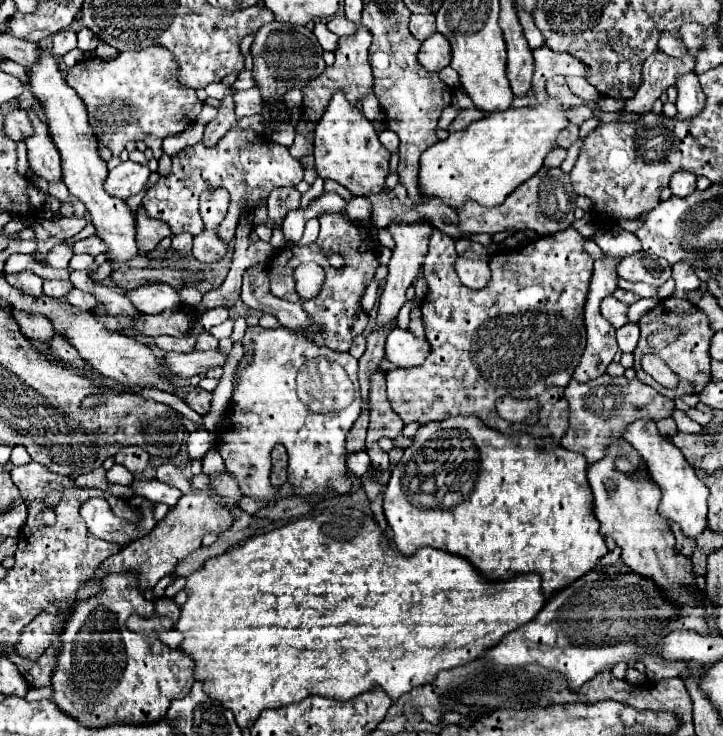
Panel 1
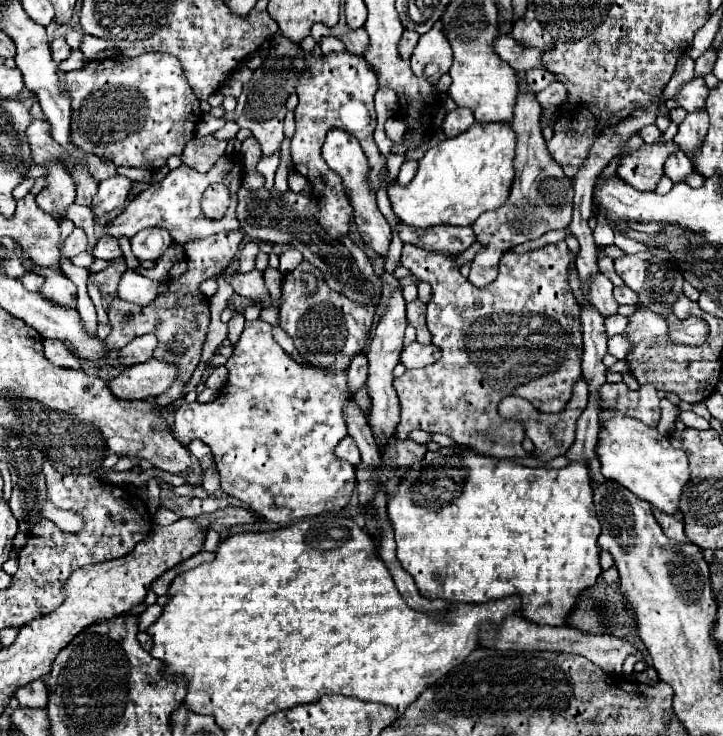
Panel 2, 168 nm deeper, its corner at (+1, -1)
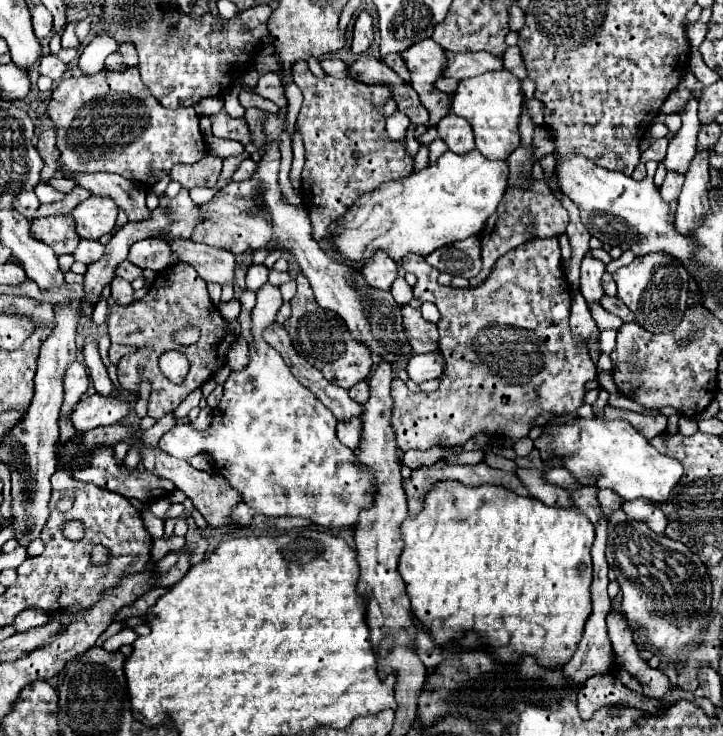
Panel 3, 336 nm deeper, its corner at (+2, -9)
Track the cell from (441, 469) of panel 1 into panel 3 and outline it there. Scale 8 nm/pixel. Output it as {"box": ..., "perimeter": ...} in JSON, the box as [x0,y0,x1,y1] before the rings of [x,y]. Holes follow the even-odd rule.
{"box":[398,481,594,667],"perimeter":[[[438,481],[434,489],[426,495],[422,503],[422,511],[416,515],[406,515],[400,527],[402,539],[404,539],[404,549],[400,555],[398,563],[398,573],[406,583],[406,591],[412,603],[414,615],[432,629],[434,633],[434,643],[444,645],[446,641],[454,641],[464,631],[472,631],[482,635],[482,641],[486,641],[486,647],[498,661],[518,661],[522,655],[534,655],[542,665],[548,667],[558,667],[570,661],[572,653],[576,651],[576,645],[580,643],[584,623],[592,611],[592,599],[590,599],[590,585],[592,585],[592,559],[590,559],[590,549],[594,543],[594,525],[588,521],[584,513],[580,513],[578,507],[562,509],[562,507],[548,507],[538,499],[530,497],[518,497],[516,493],[504,489],[502,485],[478,485],[478,487],[468,487],[462,485],[460,481]]]}

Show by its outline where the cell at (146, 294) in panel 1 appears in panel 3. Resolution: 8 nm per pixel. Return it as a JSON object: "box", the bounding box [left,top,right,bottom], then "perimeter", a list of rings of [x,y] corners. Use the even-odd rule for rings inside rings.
{"box":[110,277,134,305],"perimeter":[[[114,277],[114,281],[110,283],[112,285],[112,299],[118,303],[118,305],[132,305],[134,303],[134,289],[132,285],[122,279],[122,277]]]}

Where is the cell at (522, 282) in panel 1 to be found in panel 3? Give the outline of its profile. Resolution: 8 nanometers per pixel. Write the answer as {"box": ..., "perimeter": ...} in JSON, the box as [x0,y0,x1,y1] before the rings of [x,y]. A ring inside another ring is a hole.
{"box":[392,237,596,451],"perimeter":[[[558,237],[534,239],[518,249],[512,249],[496,261],[490,277],[482,285],[468,289],[440,285],[438,269],[430,267],[424,257],[414,253],[404,257],[402,267],[418,277],[414,297],[430,301],[440,309],[438,347],[446,361],[440,387],[432,393],[410,391],[402,379],[392,381],[392,425],[396,429],[396,443],[402,451],[424,451],[434,445],[464,445],[480,433],[516,443],[518,439],[528,437],[534,427],[534,419],[542,413],[570,415],[584,405],[586,383],[596,379],[596,367],[590,361],[588,351],[578,345],[576,337],[572,337],[568,323],[570,291],[562,271]]]}

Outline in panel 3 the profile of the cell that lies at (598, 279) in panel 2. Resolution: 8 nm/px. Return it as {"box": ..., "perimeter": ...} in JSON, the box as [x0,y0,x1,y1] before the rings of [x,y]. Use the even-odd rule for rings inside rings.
{"box":[580,255,604,303],"perimeter":[[[586,255],[582,259],[580,267],[580,293],[586,297],[588,303],[600,303],[604,297],[602,293],[602,273],[604,273],[604,263],[592,259]]]}

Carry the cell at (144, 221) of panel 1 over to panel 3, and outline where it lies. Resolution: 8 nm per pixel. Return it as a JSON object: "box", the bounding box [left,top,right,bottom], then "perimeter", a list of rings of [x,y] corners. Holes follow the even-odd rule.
{"box":[128,239,170,271],"perimeter":[[[142,239],[130,247],[128,261],[140,269],[164,271],[170,259],[170,245],[166,239]]]}

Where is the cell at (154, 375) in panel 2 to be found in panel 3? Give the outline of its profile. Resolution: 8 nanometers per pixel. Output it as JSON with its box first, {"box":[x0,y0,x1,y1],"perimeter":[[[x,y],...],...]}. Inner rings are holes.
{"box":[72,393,132,431],"perimeter":[[[94,393],[76,403],[72,411],[72,423],[76,431],[88,431],[100,425],[112,425],[128,417],[132,401],[124,393],[112,393],[108,397]]]}

